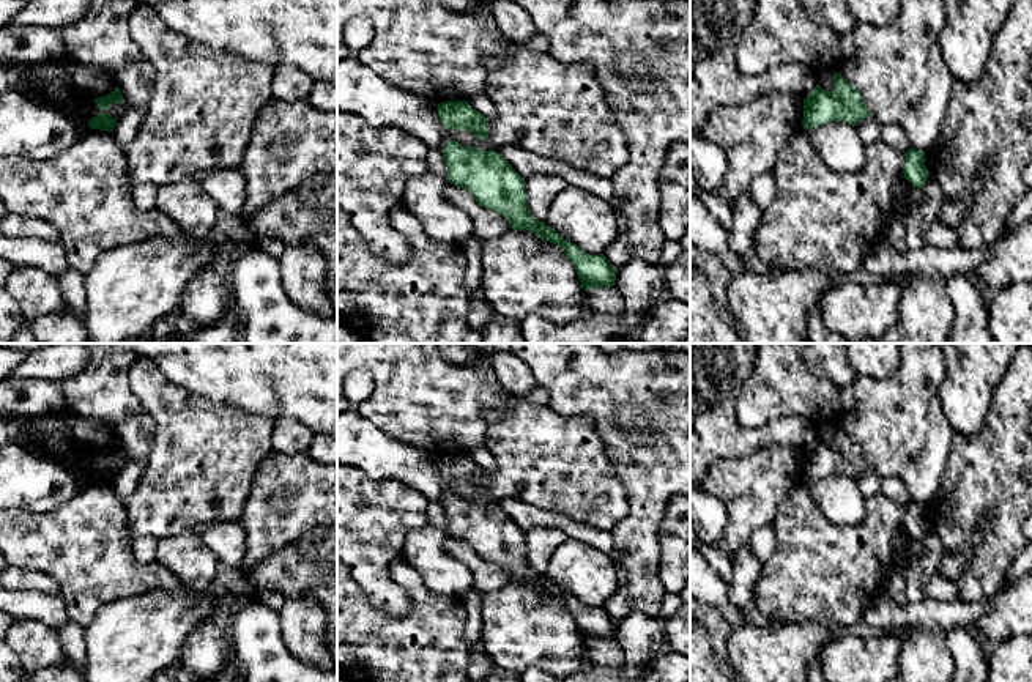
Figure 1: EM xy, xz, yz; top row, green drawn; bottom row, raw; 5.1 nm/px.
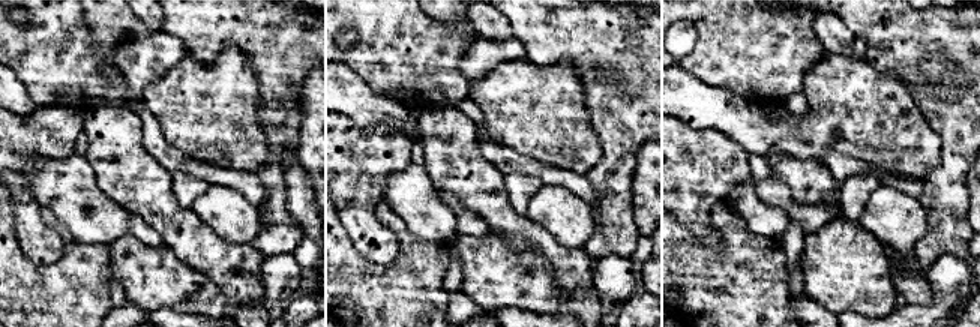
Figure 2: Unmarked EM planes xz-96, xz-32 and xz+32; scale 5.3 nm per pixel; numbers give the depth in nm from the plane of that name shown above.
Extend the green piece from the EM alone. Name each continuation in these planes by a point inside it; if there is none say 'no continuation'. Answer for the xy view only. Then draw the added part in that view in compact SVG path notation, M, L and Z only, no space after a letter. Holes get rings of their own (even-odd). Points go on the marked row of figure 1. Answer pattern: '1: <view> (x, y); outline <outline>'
no continuation

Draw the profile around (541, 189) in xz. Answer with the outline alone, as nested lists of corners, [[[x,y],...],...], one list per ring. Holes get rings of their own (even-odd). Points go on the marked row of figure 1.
[[[534,175],[525,180],[528,208],[534,219],[545,221],[555,197],[567,187],[556,175]]]

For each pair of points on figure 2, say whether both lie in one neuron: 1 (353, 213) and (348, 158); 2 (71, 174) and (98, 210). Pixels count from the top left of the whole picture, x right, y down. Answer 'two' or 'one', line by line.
1: one
2: one

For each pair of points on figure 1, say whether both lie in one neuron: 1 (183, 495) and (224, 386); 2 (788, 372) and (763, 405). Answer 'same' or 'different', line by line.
1: different
2: same

